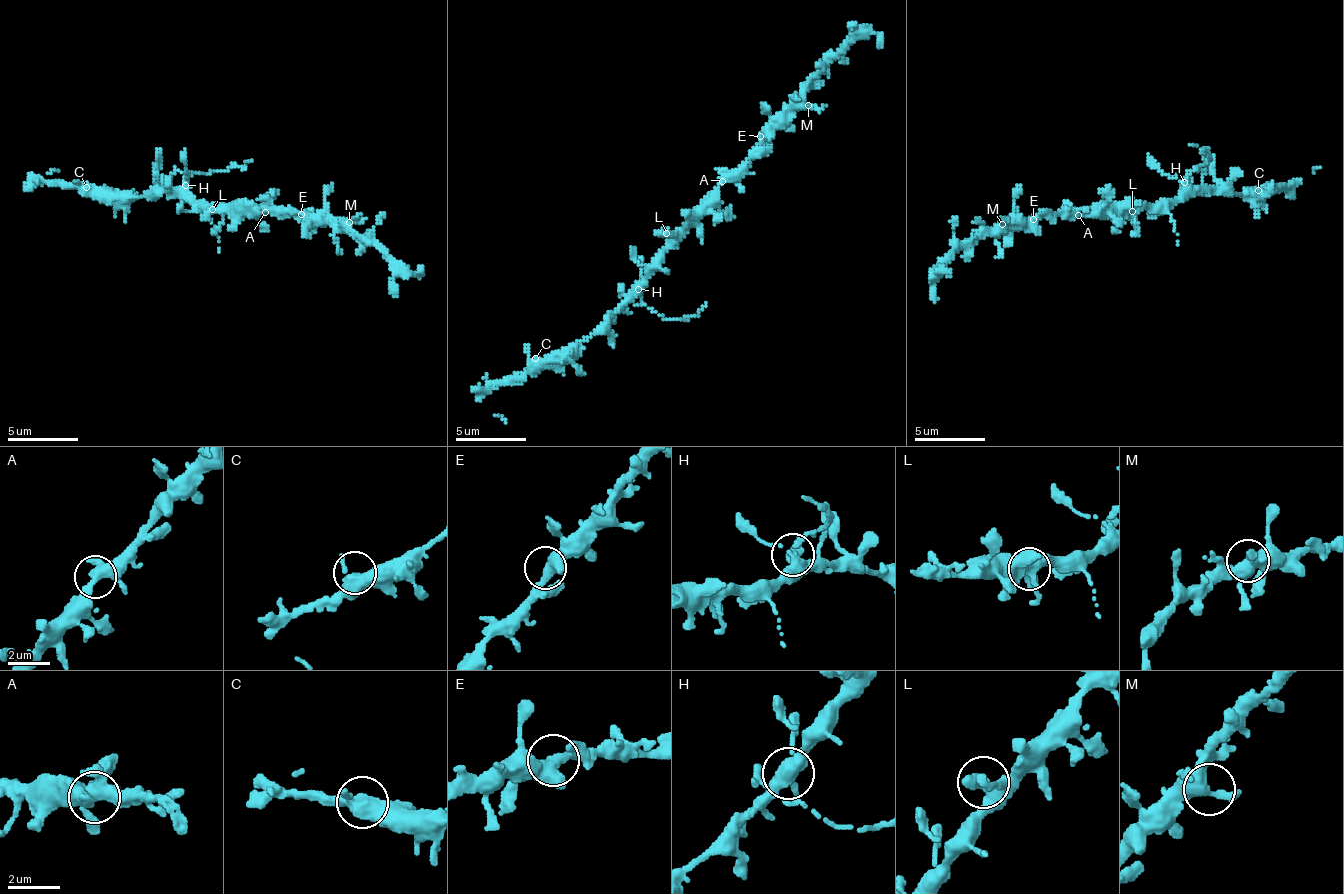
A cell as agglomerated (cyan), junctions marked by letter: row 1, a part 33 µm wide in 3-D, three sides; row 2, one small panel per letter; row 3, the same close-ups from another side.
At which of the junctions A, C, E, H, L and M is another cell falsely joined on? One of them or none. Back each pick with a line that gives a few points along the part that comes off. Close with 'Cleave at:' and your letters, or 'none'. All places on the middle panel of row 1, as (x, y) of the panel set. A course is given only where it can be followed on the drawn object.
H: (637, 288), (641, 301), (666, 319), (695, 316), (706, 303)
Cleave at: H

